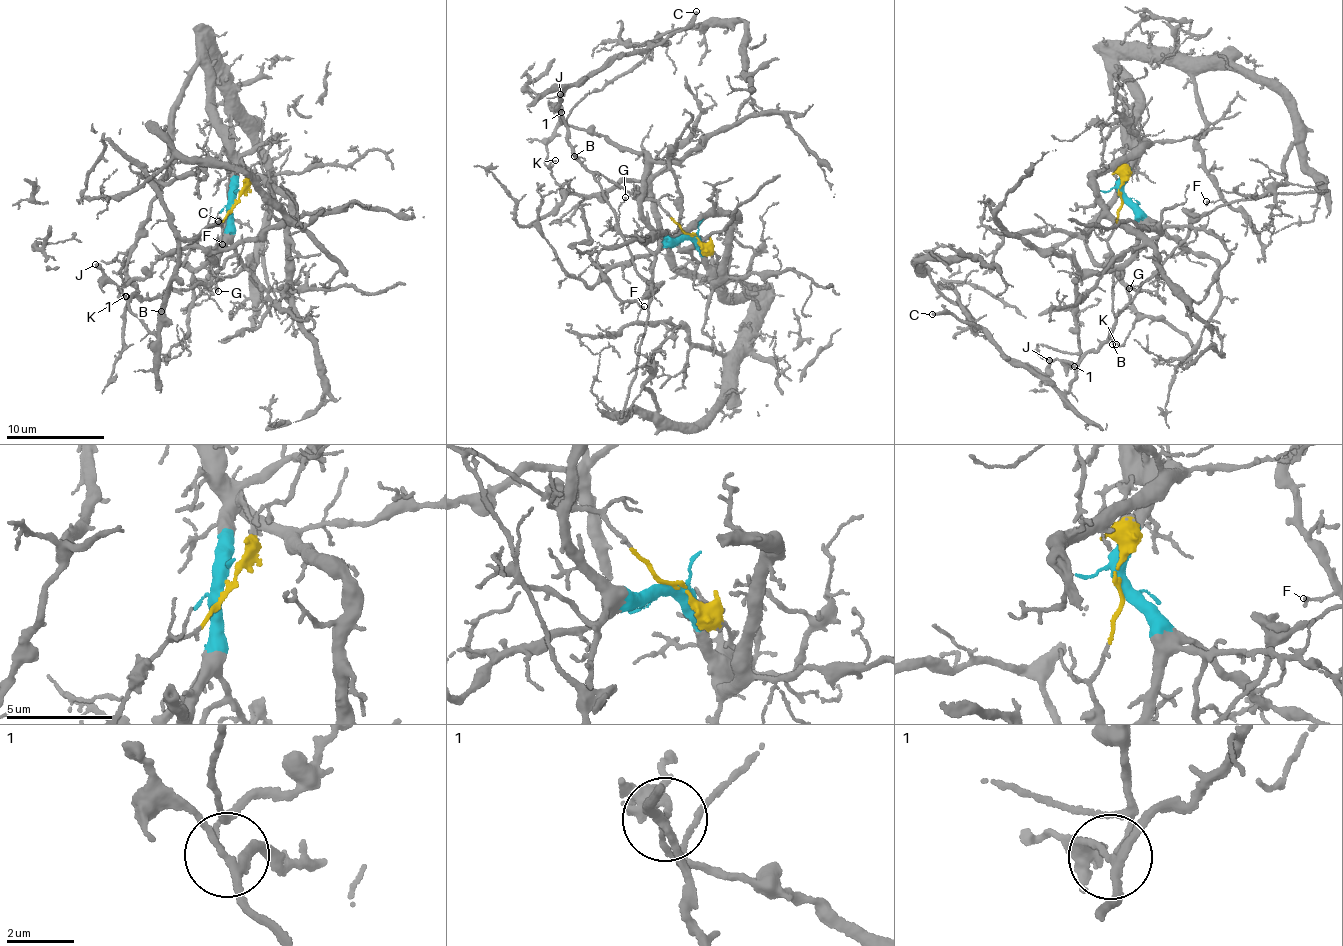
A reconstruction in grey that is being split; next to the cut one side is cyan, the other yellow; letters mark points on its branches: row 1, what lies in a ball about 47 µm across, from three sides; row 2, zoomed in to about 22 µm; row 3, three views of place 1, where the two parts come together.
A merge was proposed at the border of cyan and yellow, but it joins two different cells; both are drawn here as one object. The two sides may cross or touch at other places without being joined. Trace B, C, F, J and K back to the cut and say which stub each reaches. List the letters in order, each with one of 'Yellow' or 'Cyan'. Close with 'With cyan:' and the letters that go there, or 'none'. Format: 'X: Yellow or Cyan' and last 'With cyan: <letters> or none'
B: Yellow
C: Yellow
F: Cyan
J: Yellow
K: Cyan
With cyan: F, K

